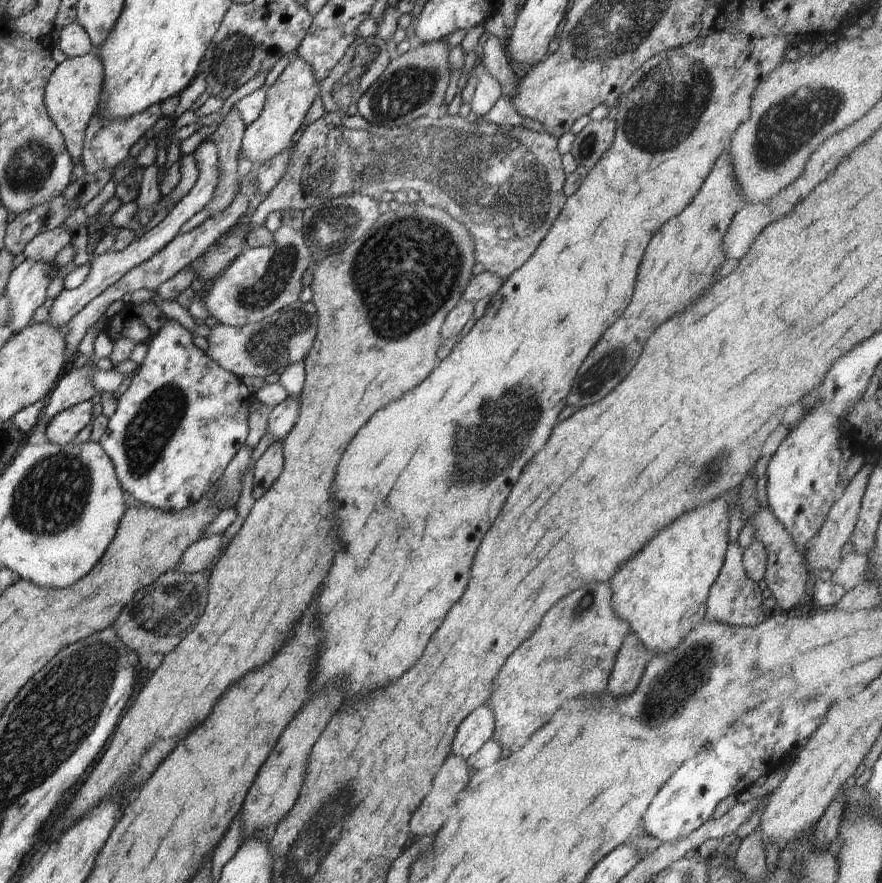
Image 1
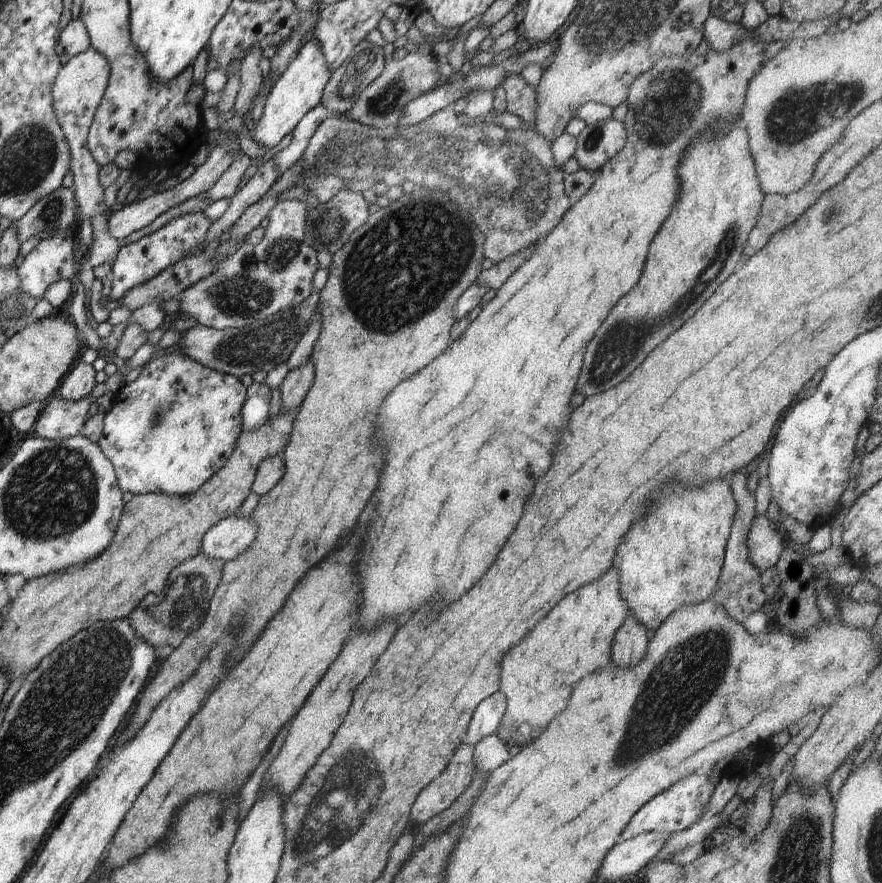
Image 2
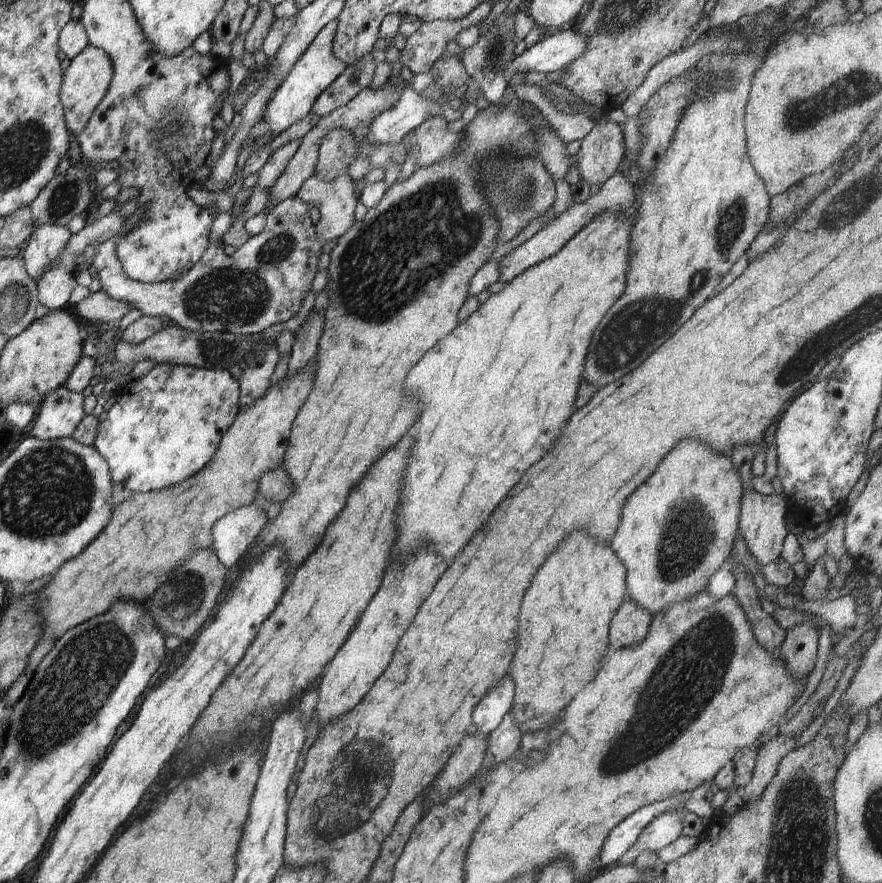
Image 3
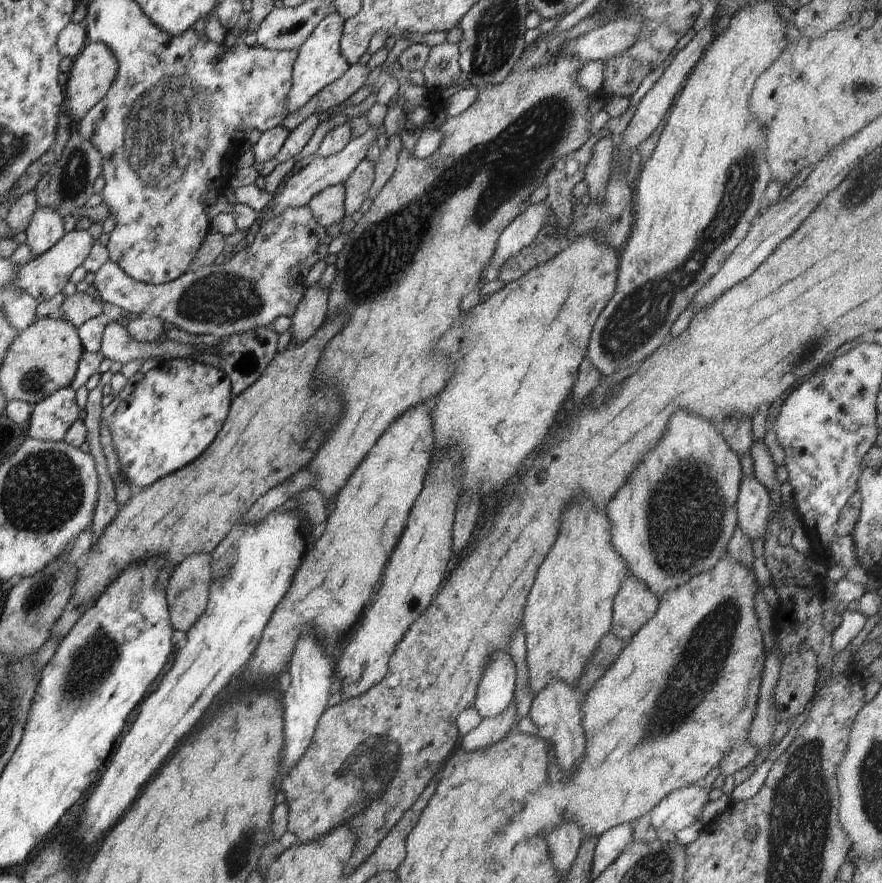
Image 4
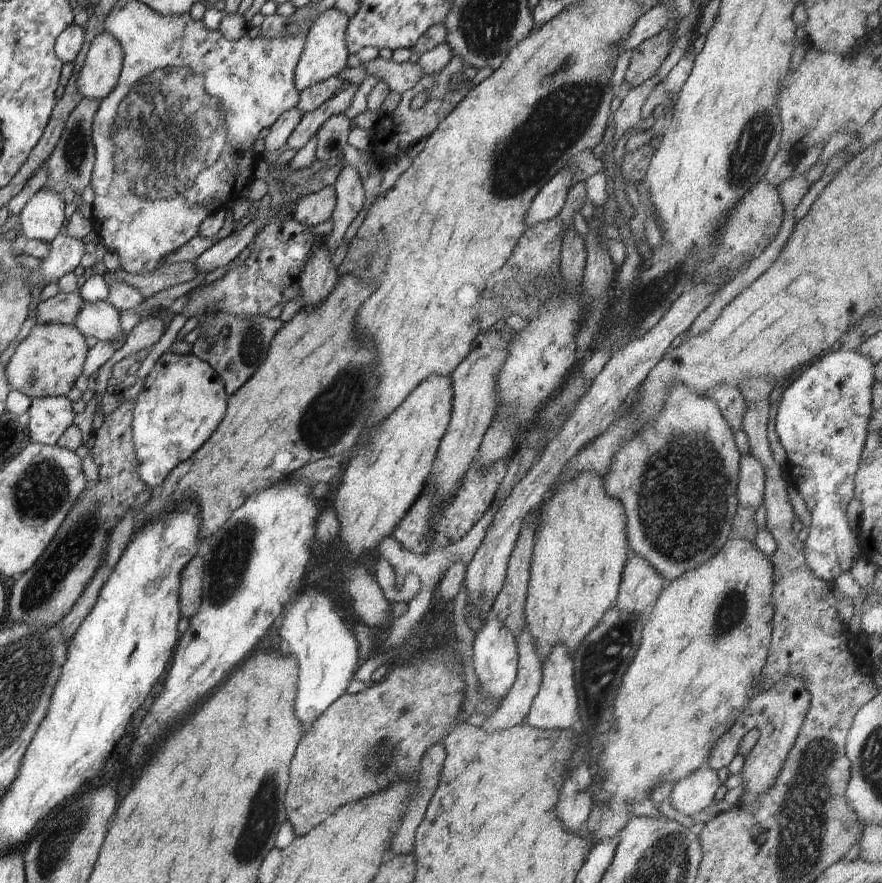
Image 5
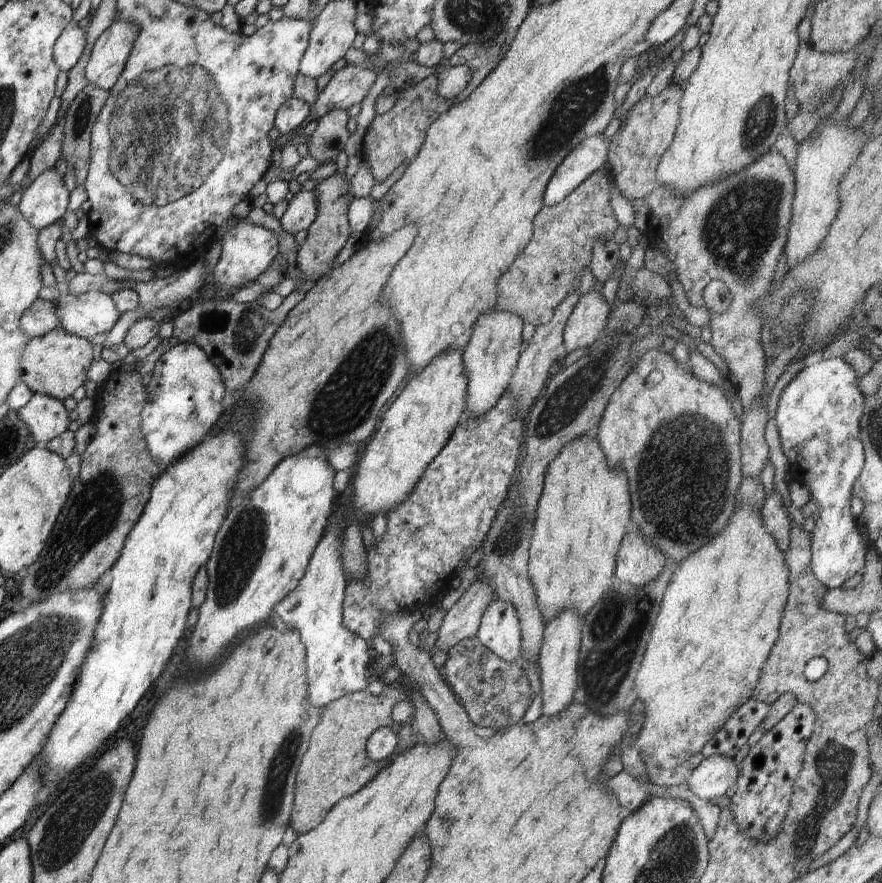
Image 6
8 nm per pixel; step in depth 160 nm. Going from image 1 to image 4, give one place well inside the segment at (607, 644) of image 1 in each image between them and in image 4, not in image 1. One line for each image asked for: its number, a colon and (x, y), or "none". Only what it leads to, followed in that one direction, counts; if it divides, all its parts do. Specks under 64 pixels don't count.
2: (537, 676)
3: (564, 623)
4: (569, 609)

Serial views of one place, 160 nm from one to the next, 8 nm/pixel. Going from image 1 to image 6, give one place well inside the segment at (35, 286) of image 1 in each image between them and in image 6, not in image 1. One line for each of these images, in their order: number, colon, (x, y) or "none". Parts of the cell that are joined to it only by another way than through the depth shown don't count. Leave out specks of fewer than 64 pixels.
2: (53, 259)
3: (47, 242)
4: (45, 229)
5: (42, 218)
6: (44, 202)

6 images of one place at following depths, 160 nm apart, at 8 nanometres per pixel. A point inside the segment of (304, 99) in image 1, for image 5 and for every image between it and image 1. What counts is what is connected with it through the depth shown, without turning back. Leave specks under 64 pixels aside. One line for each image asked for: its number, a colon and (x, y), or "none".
2: (299, 89)
3: (317, 67)
4: (319, 62)
5: (325, 55)

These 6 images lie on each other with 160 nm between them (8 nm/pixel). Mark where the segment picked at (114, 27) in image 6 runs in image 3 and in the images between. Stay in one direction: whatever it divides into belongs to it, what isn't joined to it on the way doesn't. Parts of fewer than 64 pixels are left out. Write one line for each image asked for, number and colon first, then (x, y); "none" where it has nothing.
3: (85, 82)
4: (93, 71)
5: (103, 64)

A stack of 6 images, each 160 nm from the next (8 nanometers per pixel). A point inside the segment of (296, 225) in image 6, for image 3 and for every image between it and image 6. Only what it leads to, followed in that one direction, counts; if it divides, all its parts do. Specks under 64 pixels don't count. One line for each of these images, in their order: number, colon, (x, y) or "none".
3: (336, 200)
4: (328, 207)
5: (314, 209)

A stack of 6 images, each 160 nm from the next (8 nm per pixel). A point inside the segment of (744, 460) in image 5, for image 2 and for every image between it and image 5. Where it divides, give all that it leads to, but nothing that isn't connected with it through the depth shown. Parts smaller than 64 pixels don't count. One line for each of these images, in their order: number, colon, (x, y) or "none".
2: (765, 543)
3: (762, 520)
4: (753, 505)

